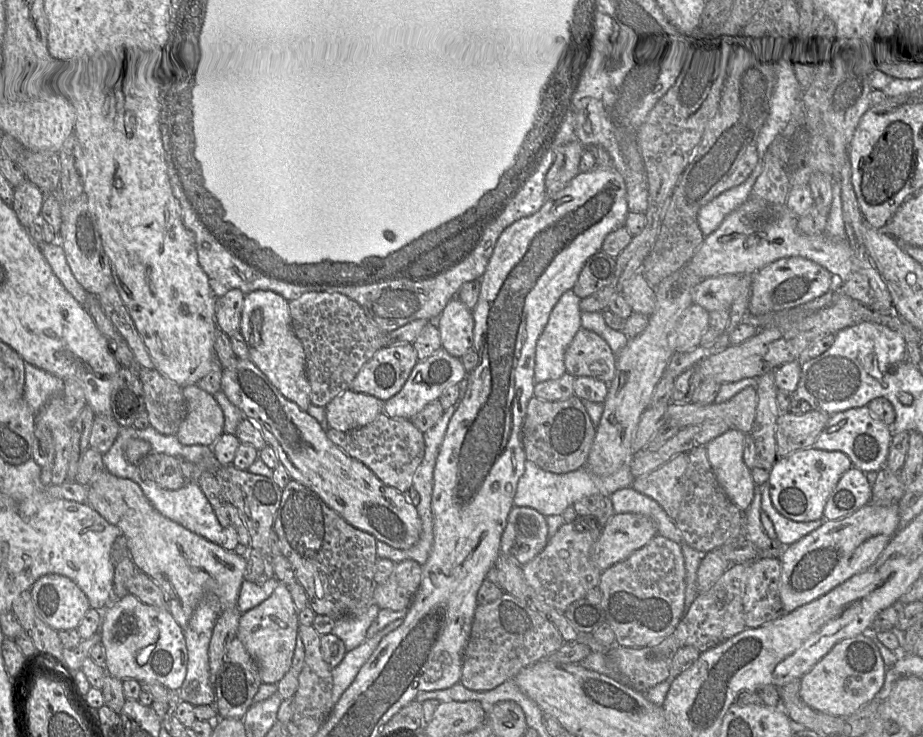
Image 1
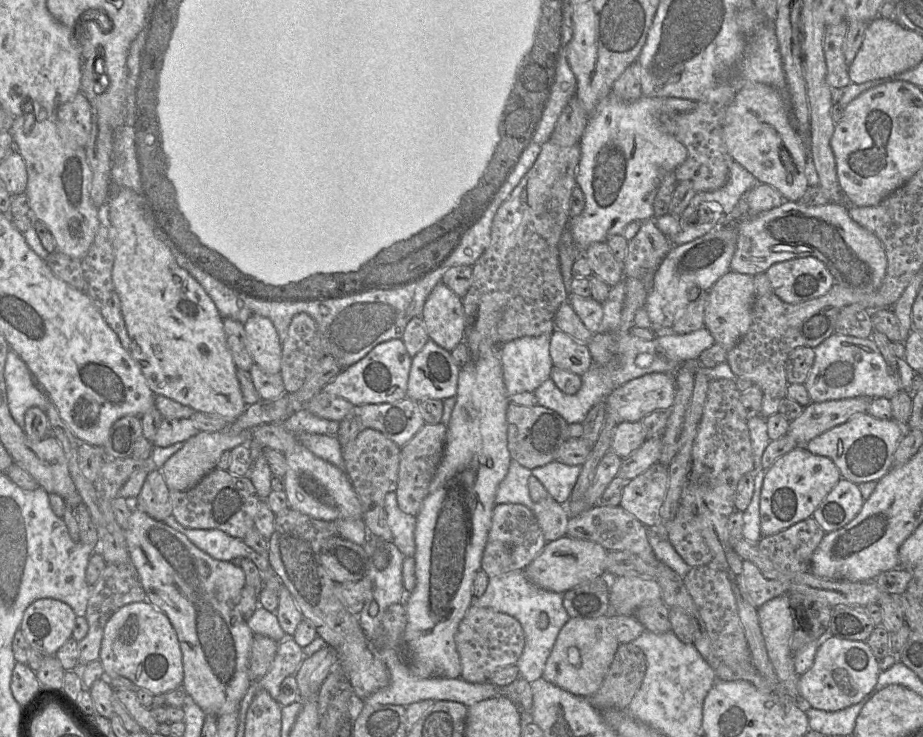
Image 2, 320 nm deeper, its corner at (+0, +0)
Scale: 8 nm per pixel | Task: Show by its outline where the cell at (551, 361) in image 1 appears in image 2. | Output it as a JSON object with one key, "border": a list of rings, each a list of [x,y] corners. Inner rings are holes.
{"border":[[[551,334],[524,336],[502,344],[499,356],[509,397],[533,392],[550,378],[553,363],[549,353]]]}

